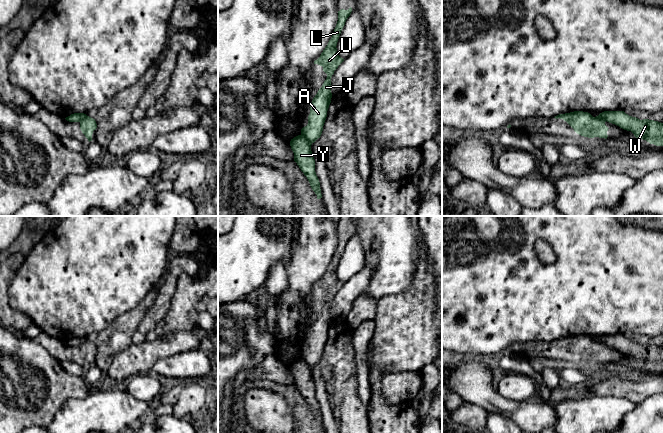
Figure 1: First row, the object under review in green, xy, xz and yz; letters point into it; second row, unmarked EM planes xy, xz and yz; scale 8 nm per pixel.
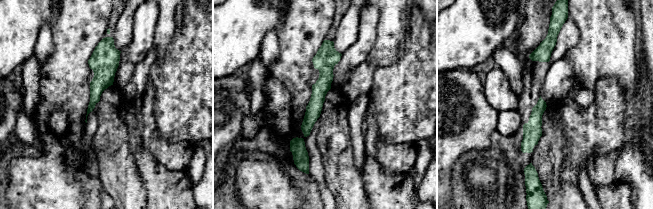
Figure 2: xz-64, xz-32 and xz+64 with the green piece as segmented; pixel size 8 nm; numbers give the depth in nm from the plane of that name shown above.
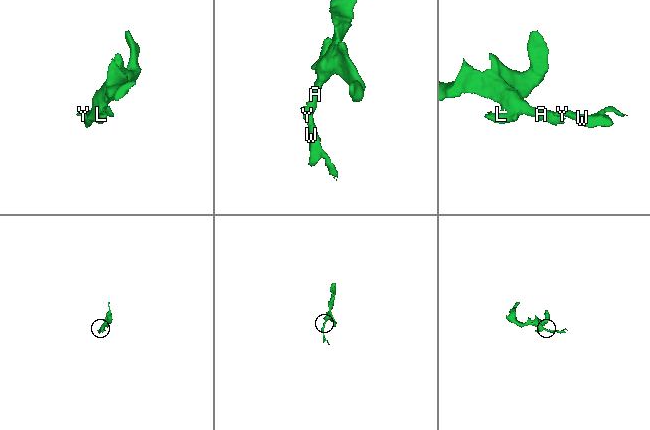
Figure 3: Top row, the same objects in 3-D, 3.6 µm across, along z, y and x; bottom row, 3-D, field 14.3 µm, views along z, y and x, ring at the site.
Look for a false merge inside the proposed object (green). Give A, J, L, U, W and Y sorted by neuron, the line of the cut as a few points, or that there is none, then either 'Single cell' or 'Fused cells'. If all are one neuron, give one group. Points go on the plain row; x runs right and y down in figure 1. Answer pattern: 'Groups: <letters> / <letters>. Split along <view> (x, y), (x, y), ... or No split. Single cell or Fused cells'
Groups: A J L U / W Y. Split along xz (301, 358), (310, 370). Fused cells

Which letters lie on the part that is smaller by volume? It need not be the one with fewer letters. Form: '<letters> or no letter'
W, Y

